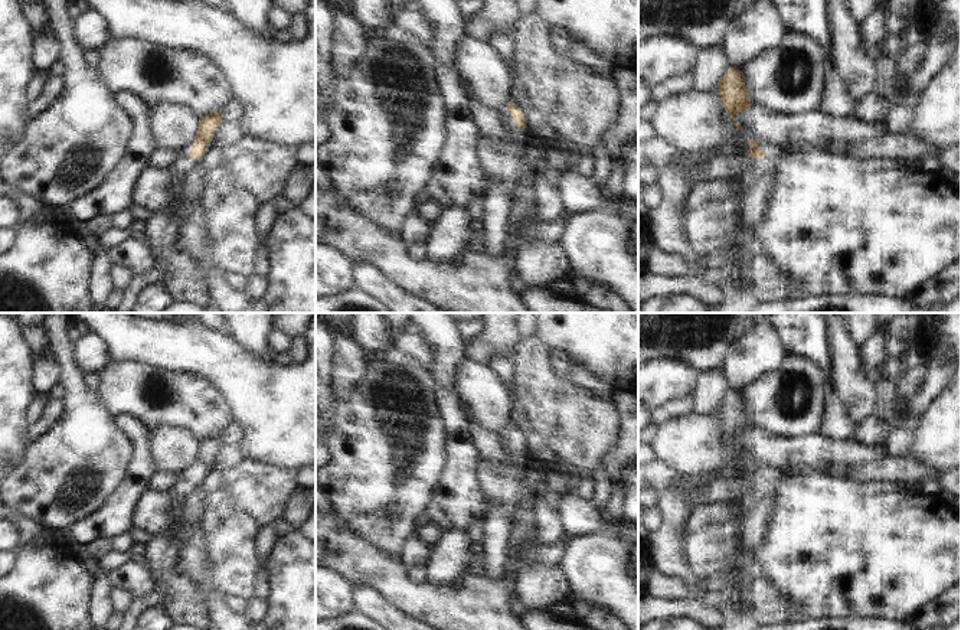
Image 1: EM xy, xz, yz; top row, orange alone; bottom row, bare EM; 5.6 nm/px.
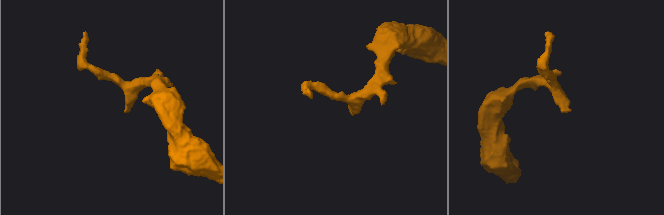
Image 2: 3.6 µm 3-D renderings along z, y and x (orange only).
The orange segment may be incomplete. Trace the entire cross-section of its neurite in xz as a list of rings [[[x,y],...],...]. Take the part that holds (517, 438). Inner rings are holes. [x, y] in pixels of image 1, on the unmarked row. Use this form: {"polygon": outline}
{"polygon": [[[510,424],[507,430],[499,431],[497,435],[506,451],[526,451],[524,437],[514,428],[514,425]]]}

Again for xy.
{"polygon": [[[222,432],[199,441],[199,453],[195,469],[189,477],[177,476],[170,489],[173,510],[177,510],[184,499],[192,493],[192,484],[200,482],[206,476],[206,470],[212,464],[213,456],[222,445]]]}

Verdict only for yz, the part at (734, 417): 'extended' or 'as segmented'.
as segmented

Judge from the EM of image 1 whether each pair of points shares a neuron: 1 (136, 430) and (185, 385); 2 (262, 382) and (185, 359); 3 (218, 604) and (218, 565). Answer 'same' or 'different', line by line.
1: different
2: same
3: different

